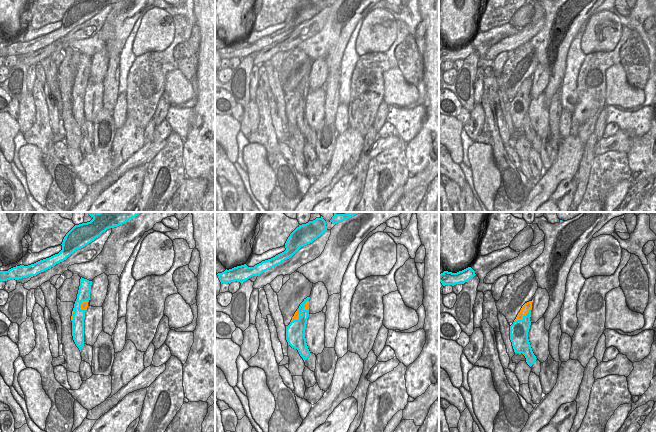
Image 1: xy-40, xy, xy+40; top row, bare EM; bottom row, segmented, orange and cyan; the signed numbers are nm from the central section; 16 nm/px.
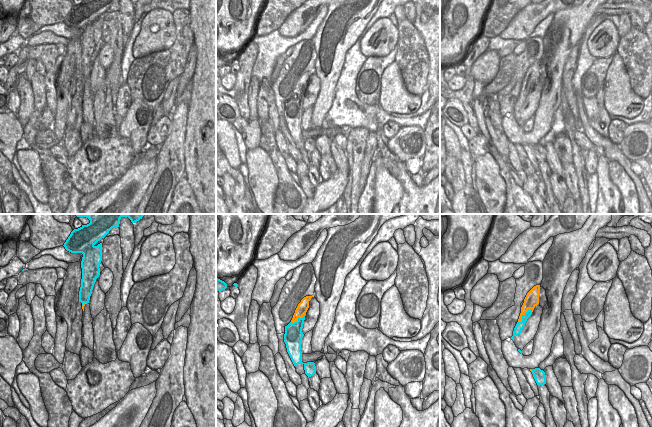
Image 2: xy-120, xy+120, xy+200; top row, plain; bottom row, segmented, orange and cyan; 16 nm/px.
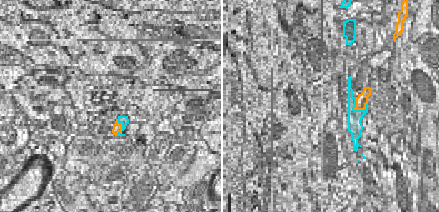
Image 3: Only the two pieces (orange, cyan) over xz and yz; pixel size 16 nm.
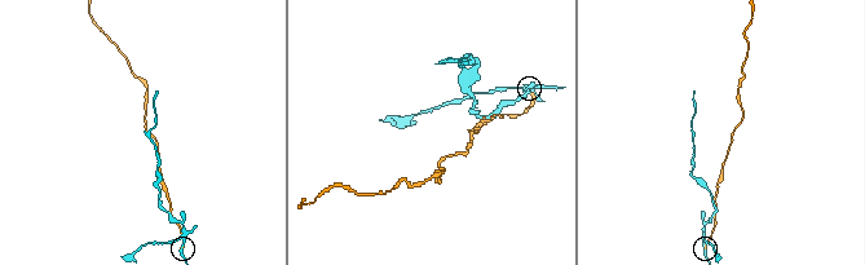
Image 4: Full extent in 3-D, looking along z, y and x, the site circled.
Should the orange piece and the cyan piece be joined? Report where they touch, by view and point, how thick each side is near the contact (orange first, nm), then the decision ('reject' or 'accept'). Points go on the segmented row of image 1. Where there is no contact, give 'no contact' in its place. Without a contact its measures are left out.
meets orange in xy+40 at (522, 317); 140 nm thick on the orange side, 300 nm on the other; reject

